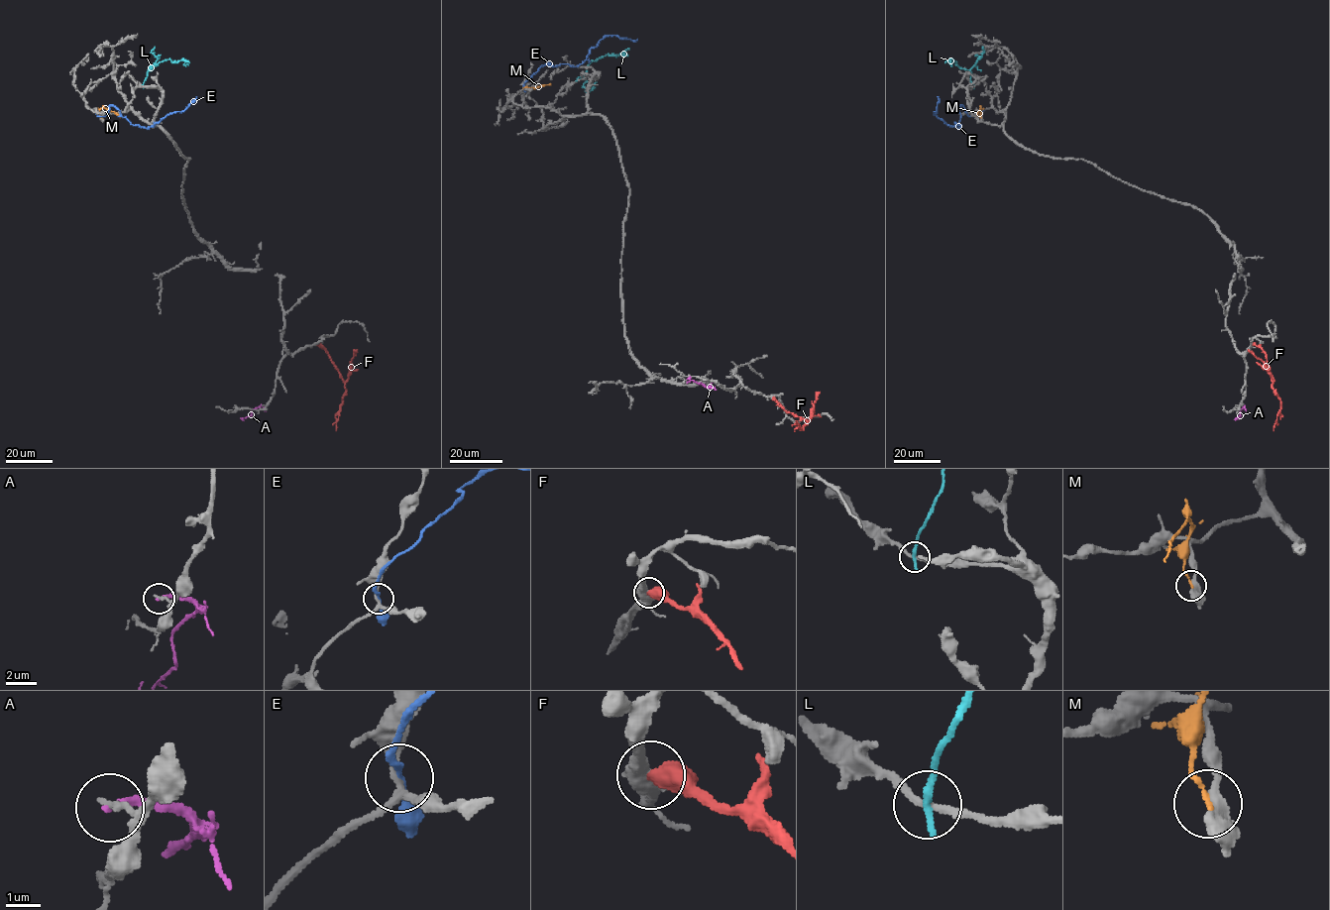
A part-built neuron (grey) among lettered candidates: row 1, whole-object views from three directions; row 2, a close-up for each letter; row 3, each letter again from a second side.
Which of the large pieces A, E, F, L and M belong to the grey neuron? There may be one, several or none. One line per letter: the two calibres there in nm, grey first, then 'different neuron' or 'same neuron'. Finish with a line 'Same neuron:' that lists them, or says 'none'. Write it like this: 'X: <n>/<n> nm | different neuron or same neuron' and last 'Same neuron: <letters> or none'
A: 200/280 nm | different neuron
E: 240/150 nm | different neuron
F: 500/600 nm | different neuron
L: 190/240 nm | different neuron
M: 440/130 nm | different neuron
Same neuron: none

